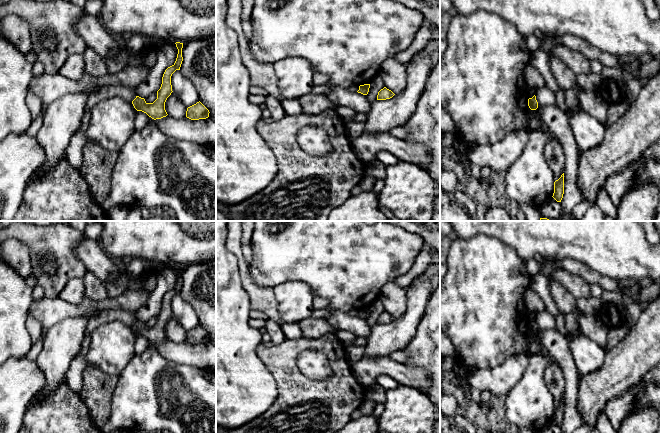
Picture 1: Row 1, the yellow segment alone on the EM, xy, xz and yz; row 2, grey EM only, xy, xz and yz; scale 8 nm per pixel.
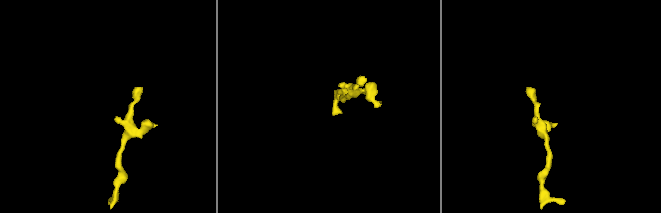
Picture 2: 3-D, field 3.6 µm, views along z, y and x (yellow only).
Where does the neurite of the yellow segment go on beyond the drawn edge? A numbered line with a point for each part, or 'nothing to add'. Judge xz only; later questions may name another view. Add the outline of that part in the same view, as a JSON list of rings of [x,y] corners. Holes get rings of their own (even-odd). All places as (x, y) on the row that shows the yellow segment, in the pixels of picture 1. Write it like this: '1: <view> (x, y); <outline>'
nothing to add

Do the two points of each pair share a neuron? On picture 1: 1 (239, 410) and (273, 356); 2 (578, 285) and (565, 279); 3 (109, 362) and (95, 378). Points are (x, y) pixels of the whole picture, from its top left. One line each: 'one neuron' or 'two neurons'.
1: two neurons
2: one neuron
3: two neurons

